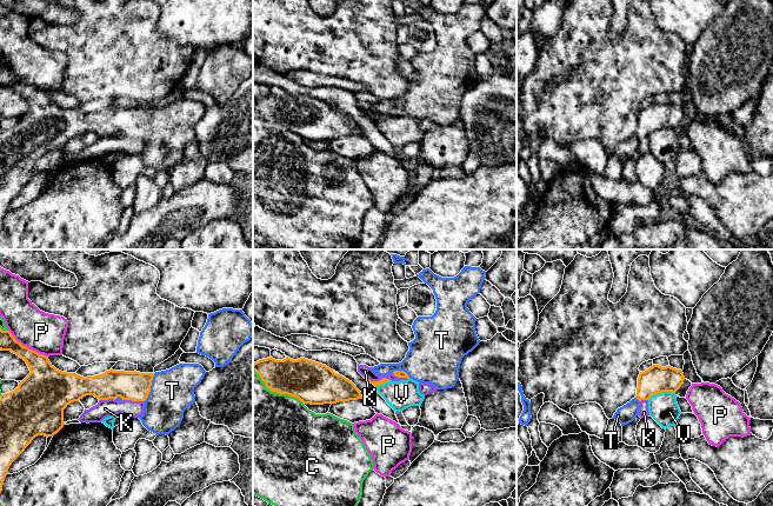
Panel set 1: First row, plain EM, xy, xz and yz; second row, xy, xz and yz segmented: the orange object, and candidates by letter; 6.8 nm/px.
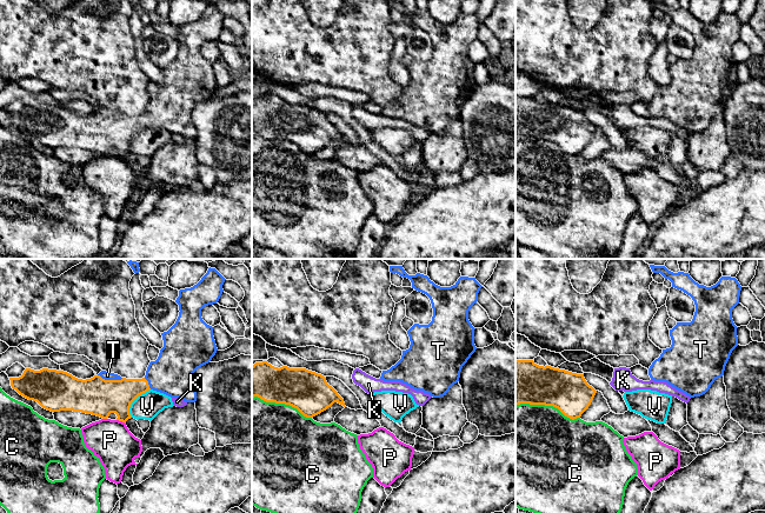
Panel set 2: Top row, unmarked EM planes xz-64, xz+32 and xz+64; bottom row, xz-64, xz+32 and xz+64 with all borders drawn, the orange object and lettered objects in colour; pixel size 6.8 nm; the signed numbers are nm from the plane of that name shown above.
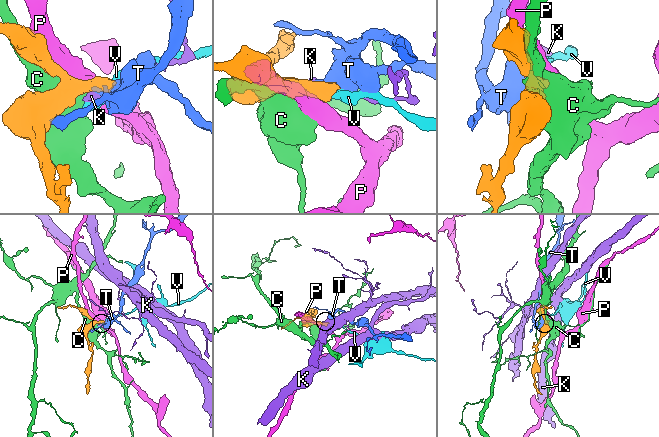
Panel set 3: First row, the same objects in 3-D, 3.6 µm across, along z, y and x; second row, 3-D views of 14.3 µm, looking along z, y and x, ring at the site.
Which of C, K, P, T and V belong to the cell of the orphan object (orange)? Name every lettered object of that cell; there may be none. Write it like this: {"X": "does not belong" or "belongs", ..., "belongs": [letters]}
{"C": "does not belong", "K": "does not belong", "P": "does not belong", "T": "belongs", "V": "does not belong", "belongs": ["T"]}

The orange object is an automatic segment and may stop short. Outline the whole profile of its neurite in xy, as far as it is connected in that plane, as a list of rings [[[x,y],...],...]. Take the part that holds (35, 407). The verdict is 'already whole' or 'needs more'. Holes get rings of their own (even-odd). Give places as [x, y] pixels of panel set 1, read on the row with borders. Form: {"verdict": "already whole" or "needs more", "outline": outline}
{"verdict": "needs more", "outline": [[[0,328],[0,349],[11,351],[24,359],[31,373],[9,392],[0,395],[0,492],[12,462],[38,435],[53,437],[65,425],[64,410],[86,395],[99,400],[114,399],[144,401],[145,411],[139,419],[155,435],[168,435],[184,419],[184,412],[195,402],[194,388],[204,379],[206,371],[199,364],[179,364],[155,373],[106,371],[94,377],[80,377],[56,369],[44,354],[22,346],[9,331]]]}

